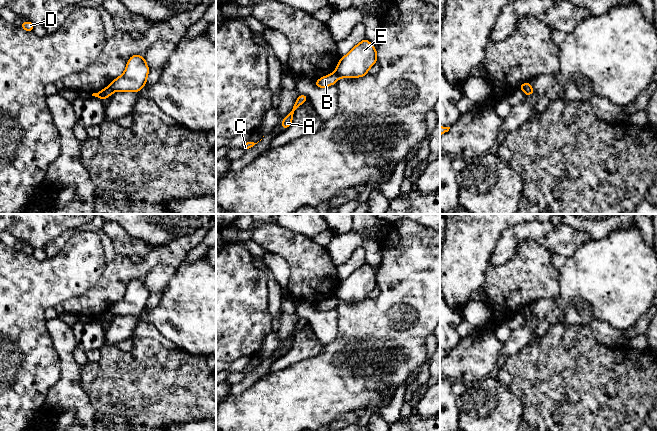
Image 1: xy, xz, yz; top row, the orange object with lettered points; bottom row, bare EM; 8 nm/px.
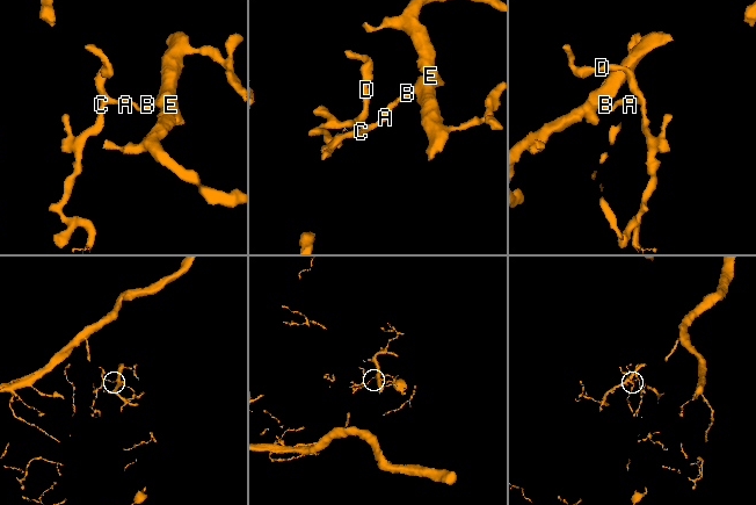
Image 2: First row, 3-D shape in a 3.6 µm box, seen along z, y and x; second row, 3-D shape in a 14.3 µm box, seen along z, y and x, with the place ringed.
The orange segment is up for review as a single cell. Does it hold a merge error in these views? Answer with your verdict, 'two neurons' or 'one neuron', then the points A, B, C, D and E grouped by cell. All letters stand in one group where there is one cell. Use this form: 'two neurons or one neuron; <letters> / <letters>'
two neurons; A B C D / E

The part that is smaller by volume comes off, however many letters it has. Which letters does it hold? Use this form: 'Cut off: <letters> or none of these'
Cut off: E

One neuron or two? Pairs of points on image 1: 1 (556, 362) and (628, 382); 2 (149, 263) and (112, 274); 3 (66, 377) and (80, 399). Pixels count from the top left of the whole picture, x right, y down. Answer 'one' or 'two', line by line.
1: one
2: one
3: one

